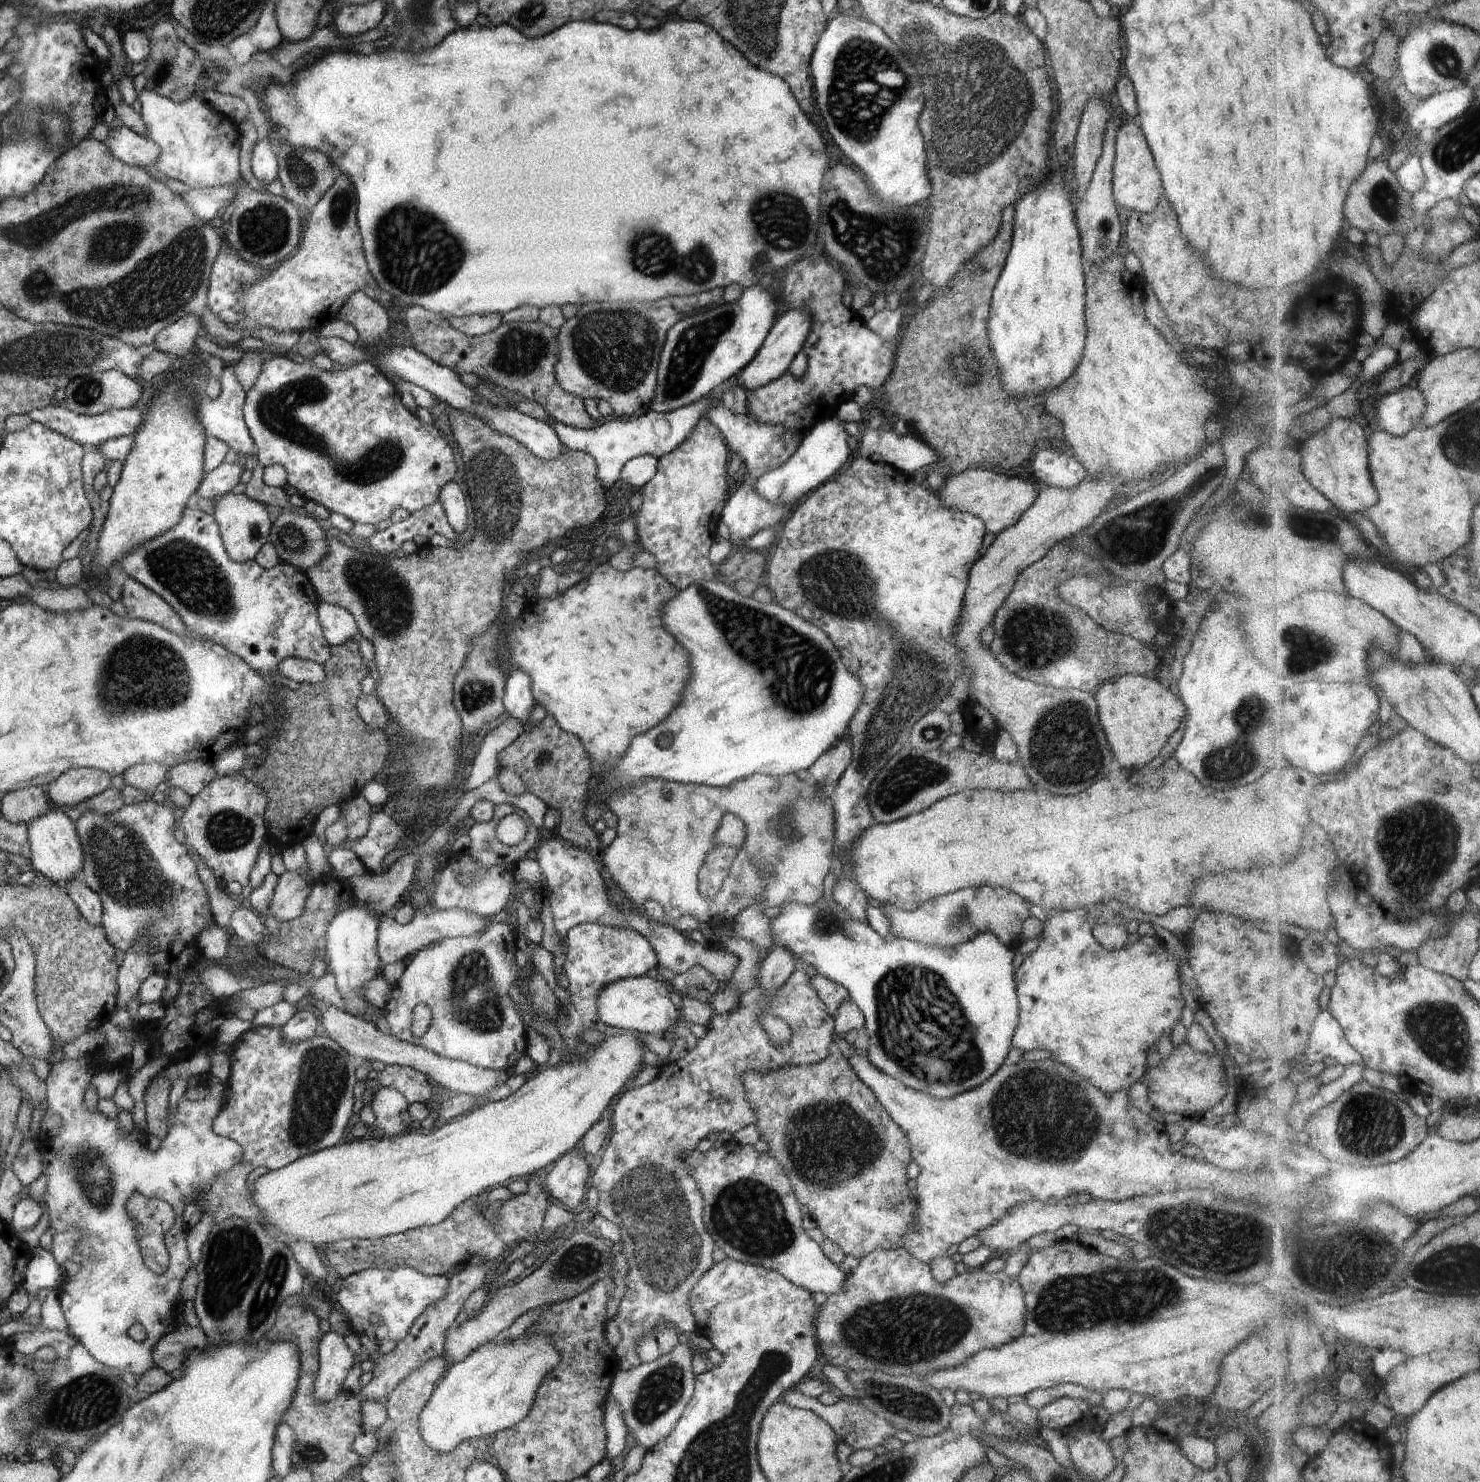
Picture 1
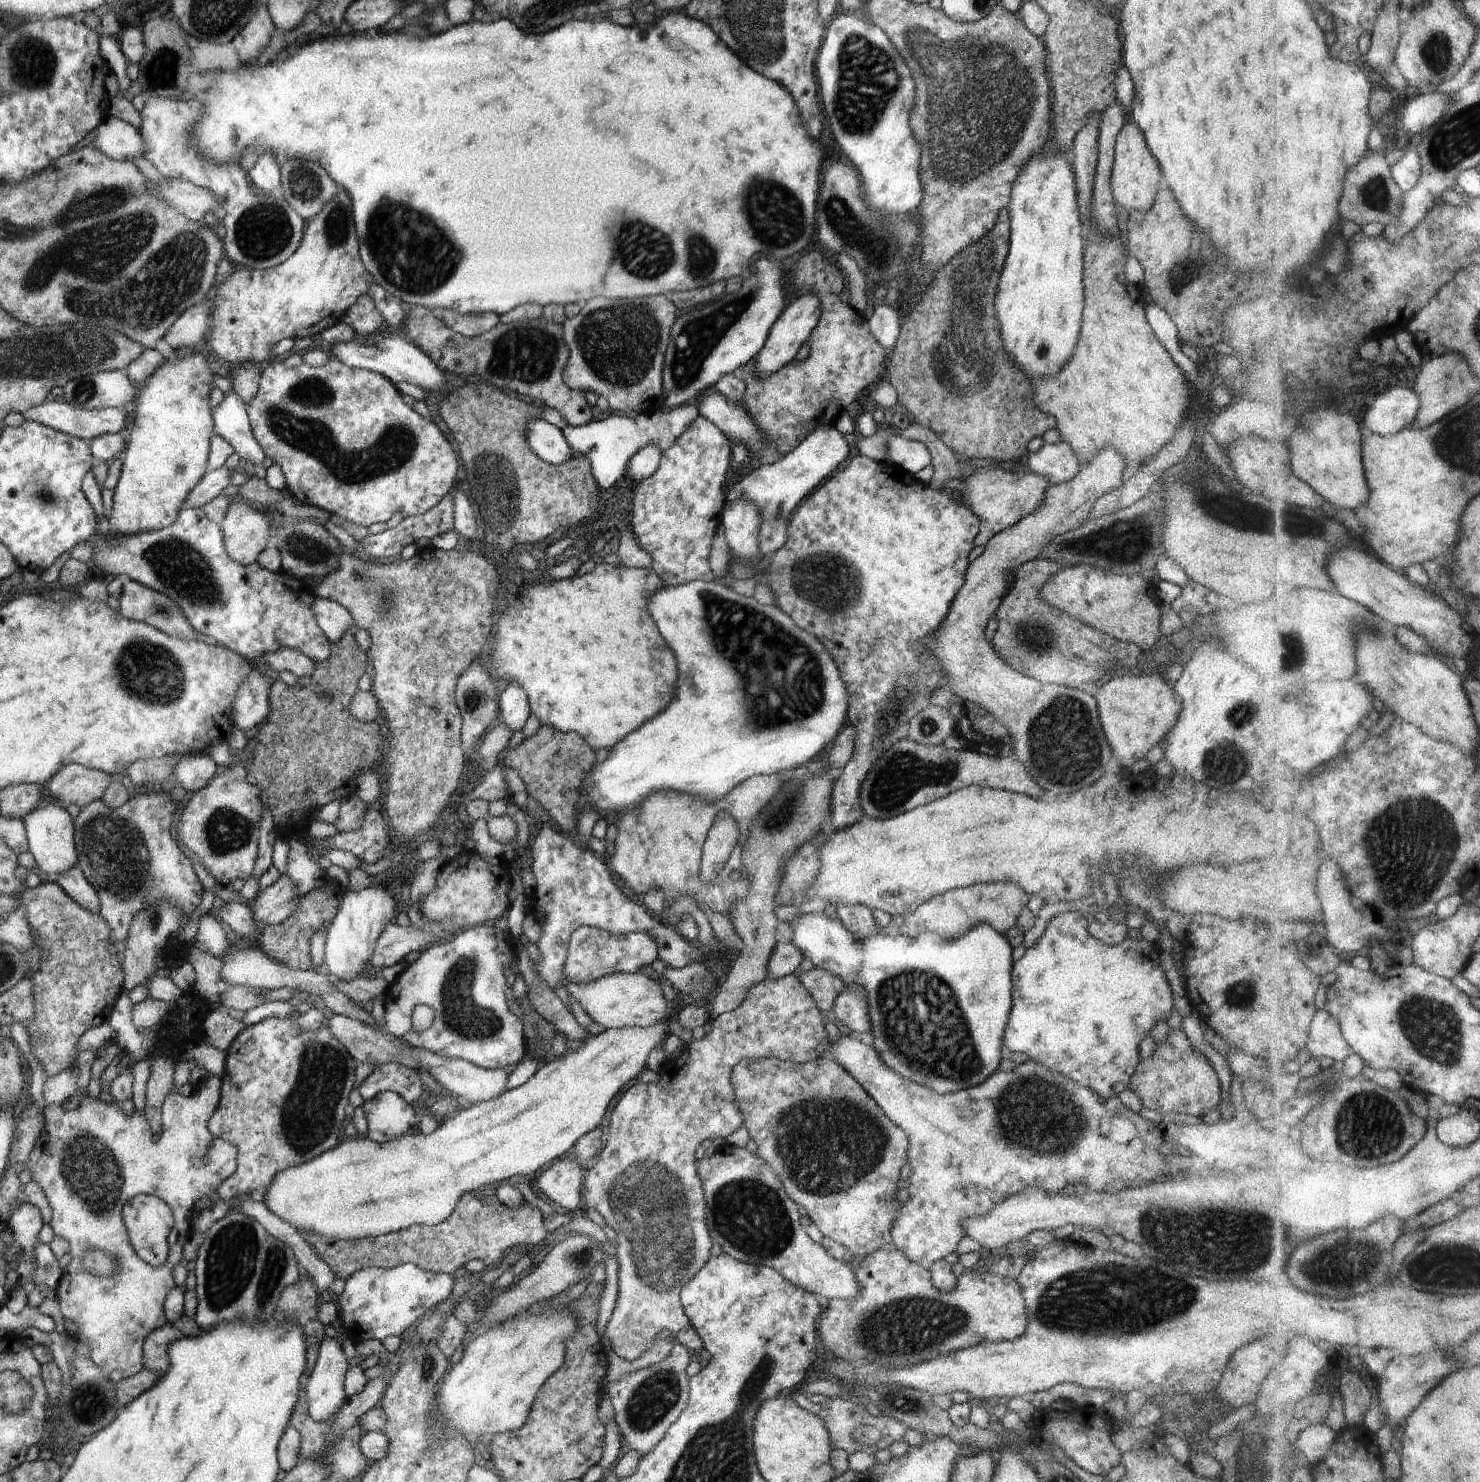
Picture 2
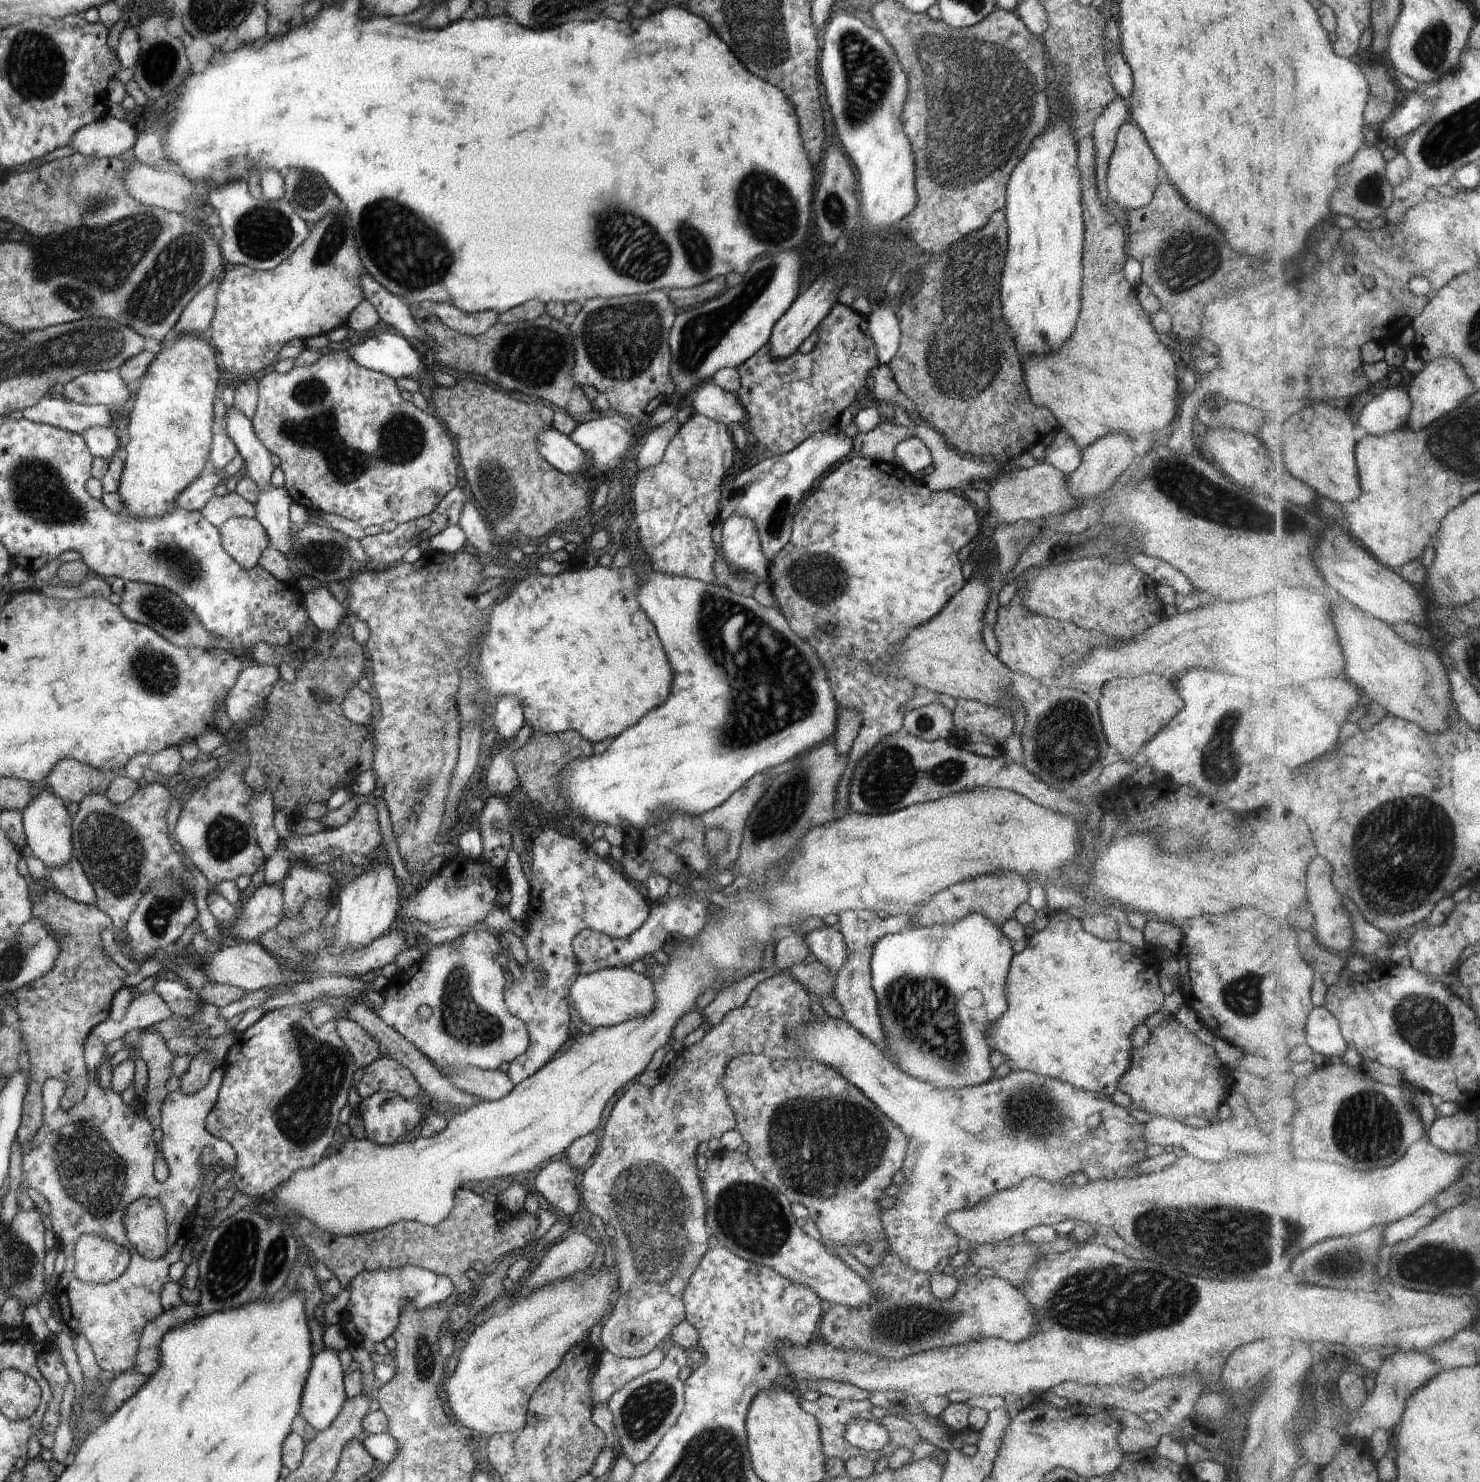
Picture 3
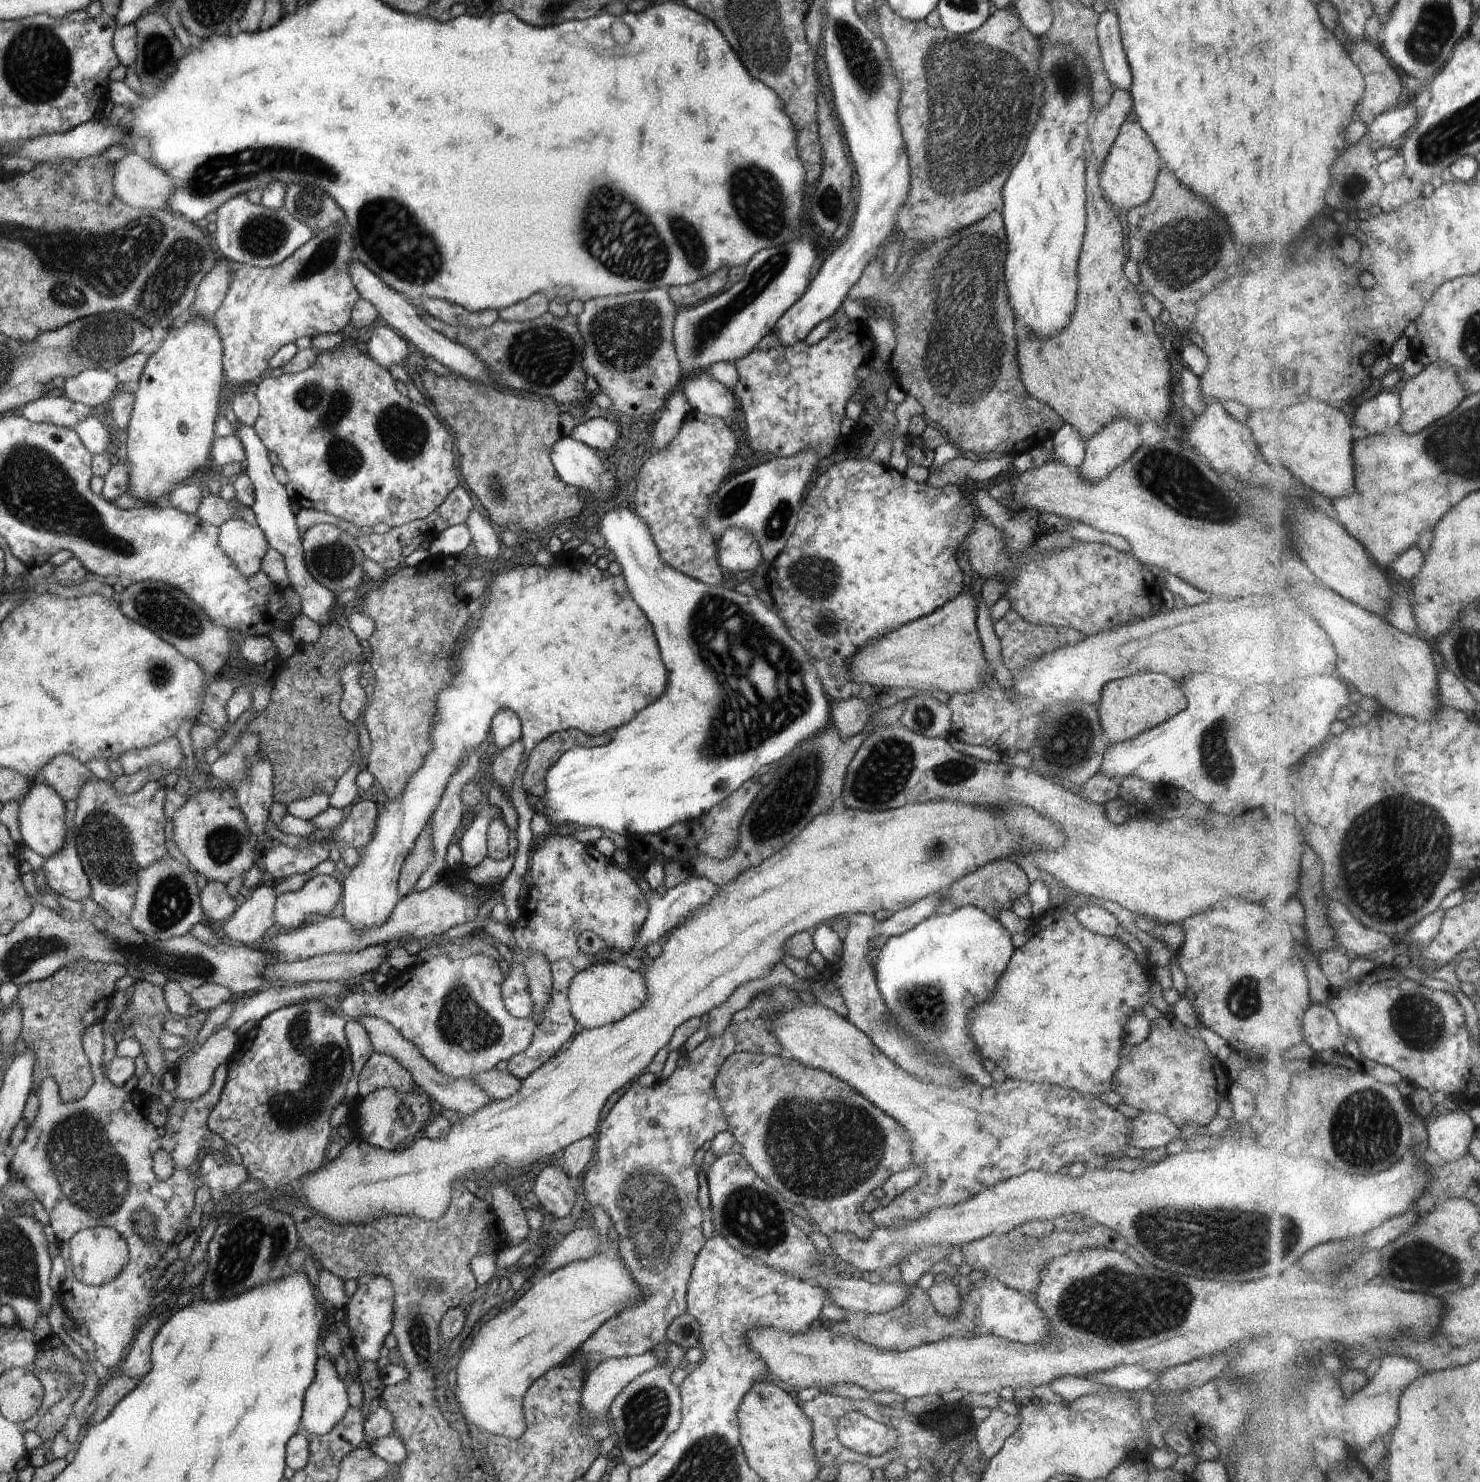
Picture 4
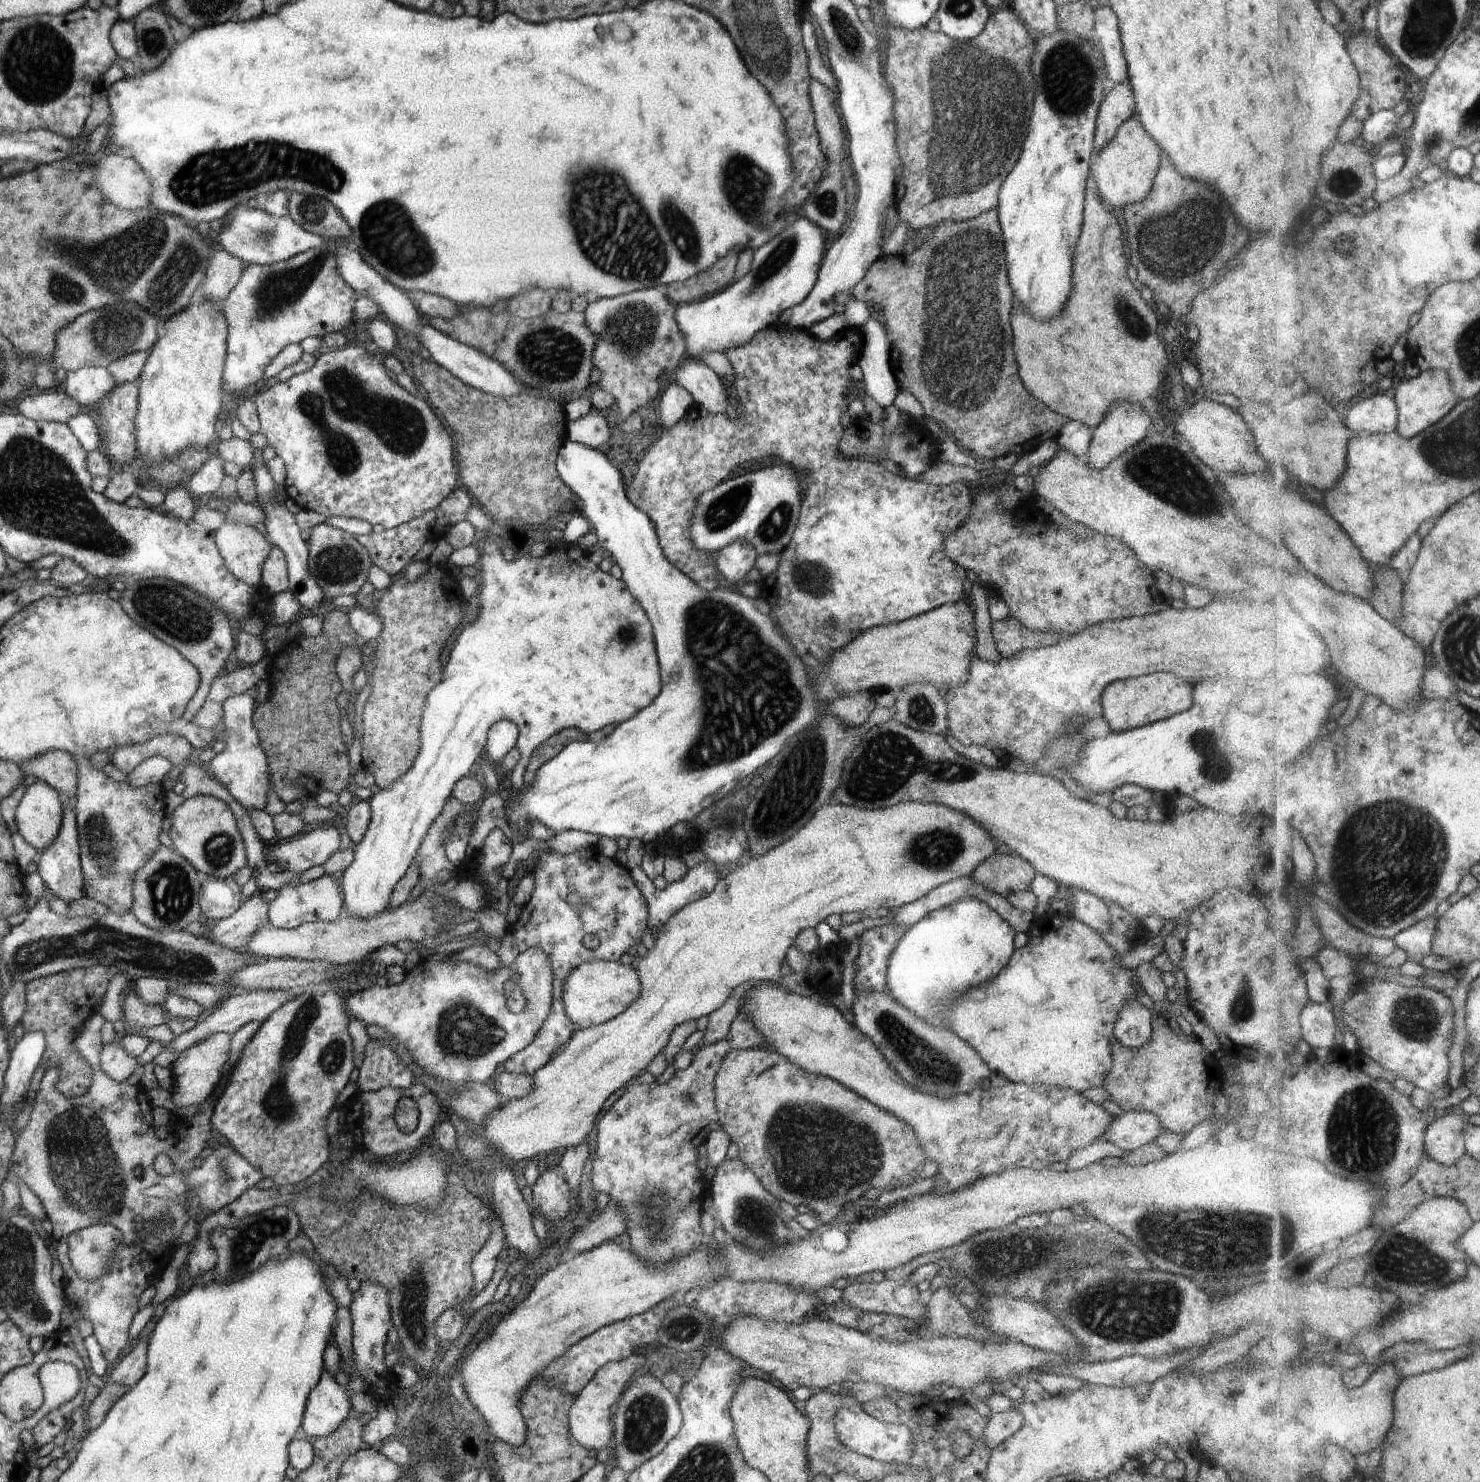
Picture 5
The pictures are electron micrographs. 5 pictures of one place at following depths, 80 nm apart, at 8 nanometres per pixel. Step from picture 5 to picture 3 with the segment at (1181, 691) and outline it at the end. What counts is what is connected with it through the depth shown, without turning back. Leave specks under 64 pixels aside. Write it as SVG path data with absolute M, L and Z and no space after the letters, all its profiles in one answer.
M1147 674L1137 677L1118 677L1101 686L1099 715L1108 744L1115 748L1121 760L1130 762L1177 714L1184 708L1184 701L1177 693L1174 682L1165 676Z

